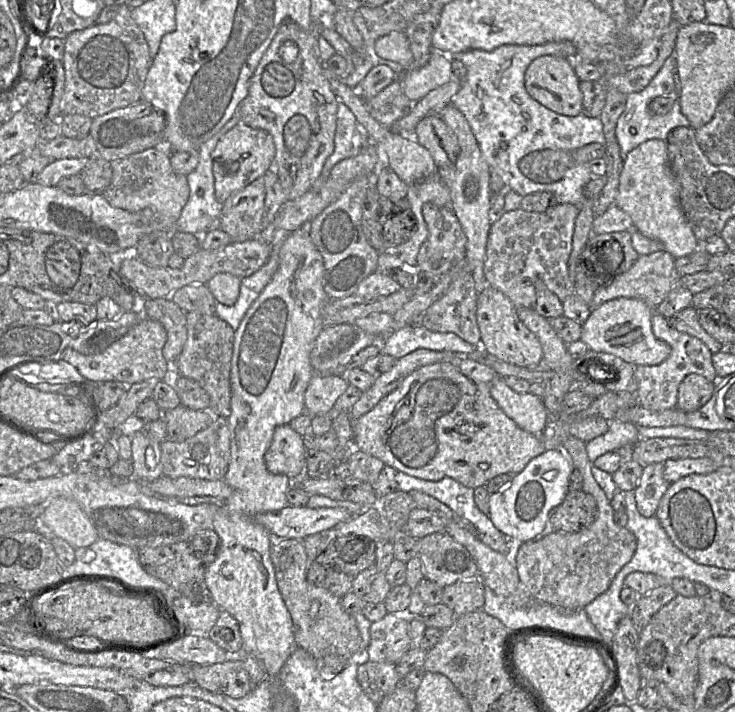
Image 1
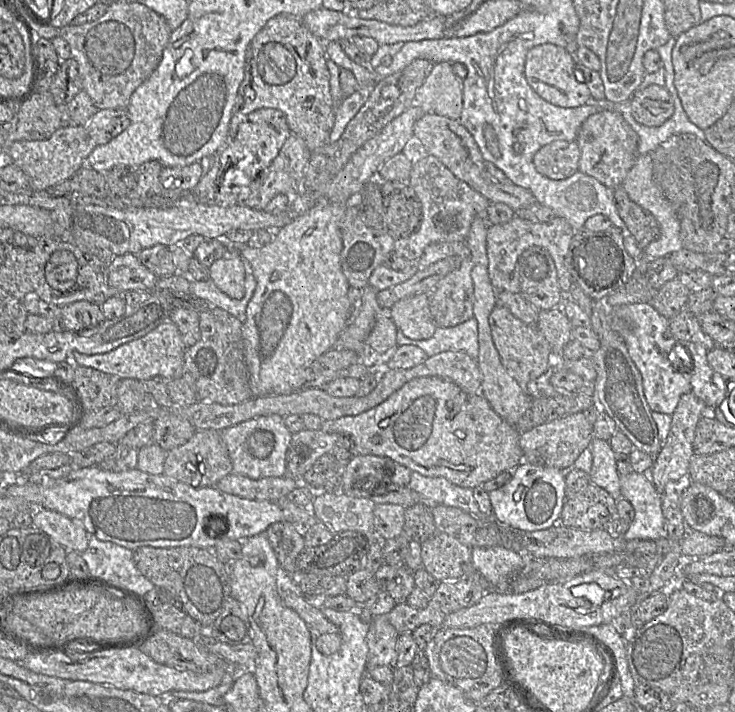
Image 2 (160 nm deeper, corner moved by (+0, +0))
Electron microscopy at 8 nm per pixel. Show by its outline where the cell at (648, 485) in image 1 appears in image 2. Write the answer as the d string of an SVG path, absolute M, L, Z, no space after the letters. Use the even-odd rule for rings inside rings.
M686 393L680 397L678 405L672 414L670 432L667 439L663 442L660 452L655 456L653 465L648 475L661 495L665 486L670 481L685 482L688 477L690 461L694 456L693 443L695 429L699 420L707 413L704 402L694 393Z

